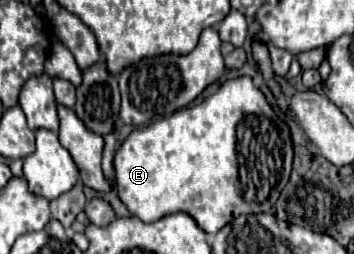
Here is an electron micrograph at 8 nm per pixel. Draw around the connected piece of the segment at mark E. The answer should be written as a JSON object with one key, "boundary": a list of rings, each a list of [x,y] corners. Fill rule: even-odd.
{"boundary":[[[240,76],[220,84],[220,88],[200,104],[180,108],[170,118],[132,130],[114,156],[114,188],[128,212],[142,222],[156,222],[168,214],[184,212],[194,218],[200,230],[216,234],[238,214],[268,212],[278,200],[282,186],[286,186],[290,170],[292,142],[288,126],[280,122],[264,94],[252,84],[252,78]]]}

